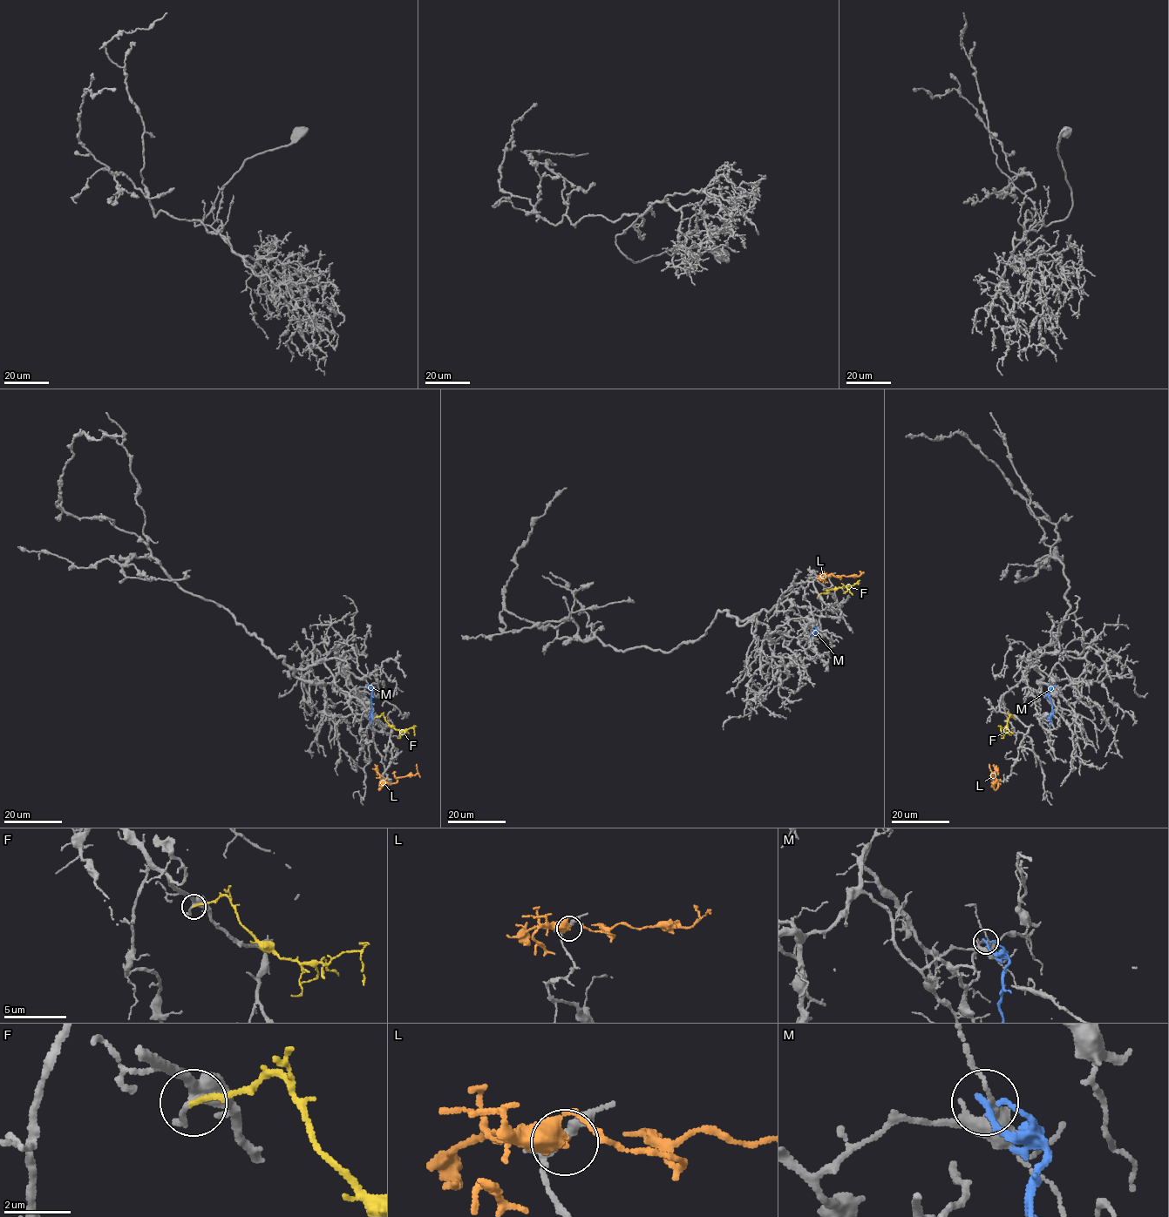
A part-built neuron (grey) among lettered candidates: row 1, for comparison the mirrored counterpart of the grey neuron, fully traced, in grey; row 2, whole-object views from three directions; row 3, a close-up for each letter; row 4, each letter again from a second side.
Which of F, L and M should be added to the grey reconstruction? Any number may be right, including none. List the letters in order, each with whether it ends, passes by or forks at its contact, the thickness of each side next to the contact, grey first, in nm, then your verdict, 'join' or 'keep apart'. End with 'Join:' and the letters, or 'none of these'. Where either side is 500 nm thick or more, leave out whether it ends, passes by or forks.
F: it ends | 360/150 nm | join
L: it ends | 280/150 nm | keep apart
M: it ends | 130/220 nm | keep apart
Join: F

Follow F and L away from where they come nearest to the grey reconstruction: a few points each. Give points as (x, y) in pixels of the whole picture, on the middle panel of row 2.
F: (818, 595), (831, 589), (858, 583)
L: (831, 577), (829, 575), (831, 573), (841, 578), (842, 575), (858, 576), (860, 571)

